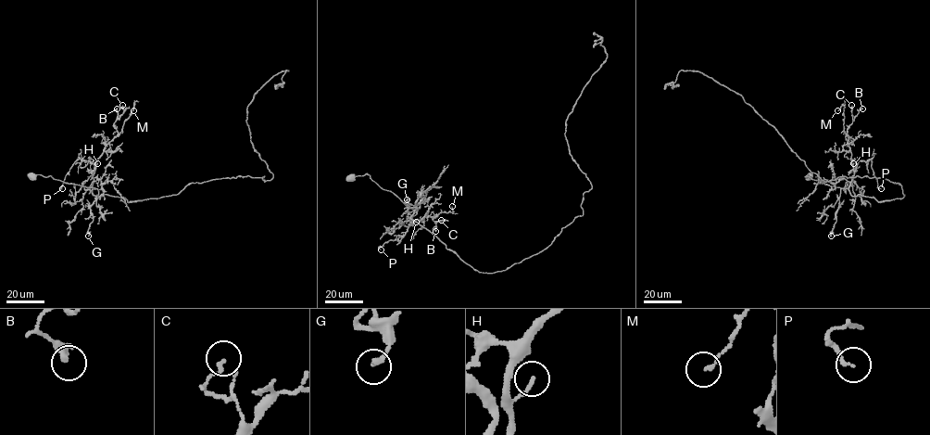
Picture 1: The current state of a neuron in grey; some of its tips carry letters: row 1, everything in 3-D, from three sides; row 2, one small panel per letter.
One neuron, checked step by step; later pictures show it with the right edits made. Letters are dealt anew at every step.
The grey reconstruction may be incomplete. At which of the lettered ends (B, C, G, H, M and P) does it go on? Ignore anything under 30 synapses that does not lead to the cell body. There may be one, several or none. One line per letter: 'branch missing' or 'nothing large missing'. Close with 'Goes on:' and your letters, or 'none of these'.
B: nothing large missing
C: nothing large missing
G: nothing large missing
H: nothing large missing
M: nothing large missing
P: nothing large missing
Goes on: none of these

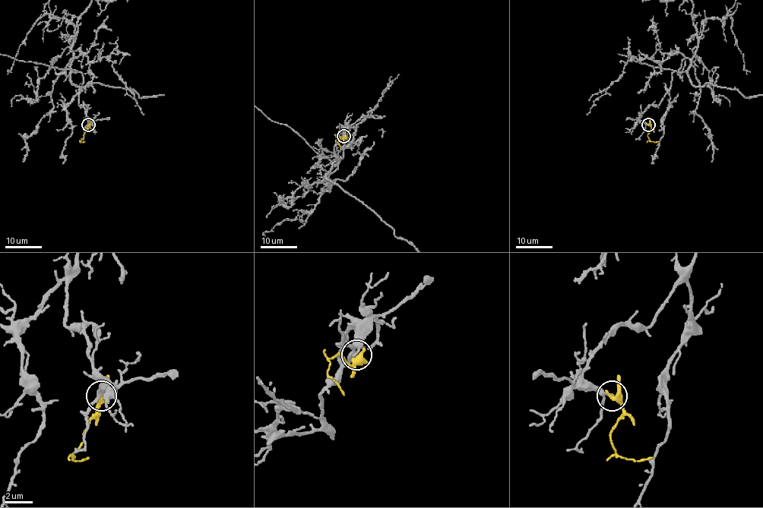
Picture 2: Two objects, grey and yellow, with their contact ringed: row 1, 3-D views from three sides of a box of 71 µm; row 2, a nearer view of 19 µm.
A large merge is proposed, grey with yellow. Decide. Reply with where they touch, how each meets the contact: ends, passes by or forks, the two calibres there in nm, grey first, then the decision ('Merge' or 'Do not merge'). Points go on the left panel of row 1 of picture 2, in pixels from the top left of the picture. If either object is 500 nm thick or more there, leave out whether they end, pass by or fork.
Place: (88, 124). At the ring grey passes by. At the ring yellow passes by. Thickness 220 nm (grey) against 400 nm. Do not merge

